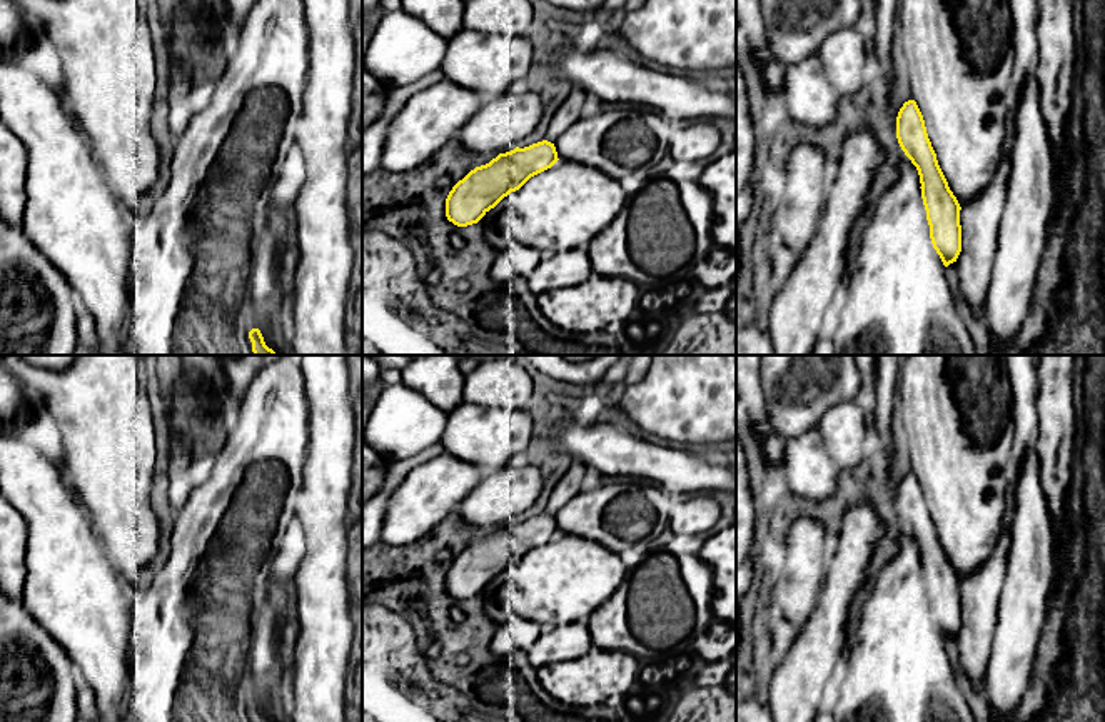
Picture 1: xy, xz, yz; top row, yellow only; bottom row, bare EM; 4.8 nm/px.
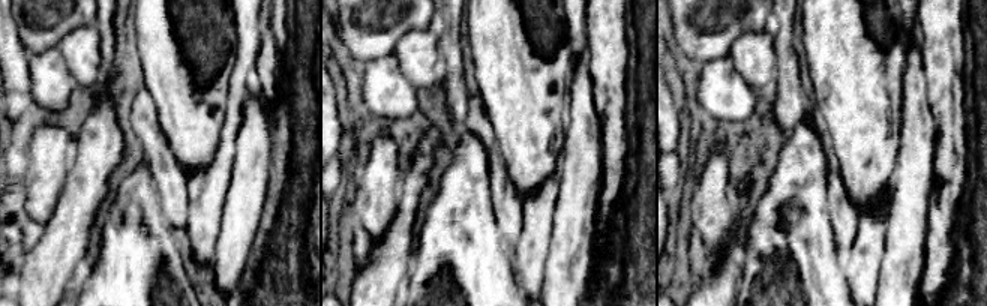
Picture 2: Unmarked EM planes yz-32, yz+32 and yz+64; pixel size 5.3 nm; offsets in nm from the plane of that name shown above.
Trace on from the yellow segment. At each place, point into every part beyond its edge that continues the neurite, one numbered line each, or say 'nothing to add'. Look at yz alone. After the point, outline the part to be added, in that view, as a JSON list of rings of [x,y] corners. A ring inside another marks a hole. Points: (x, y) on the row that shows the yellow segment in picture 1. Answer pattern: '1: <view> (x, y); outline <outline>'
nothing to add

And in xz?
nothing to add

